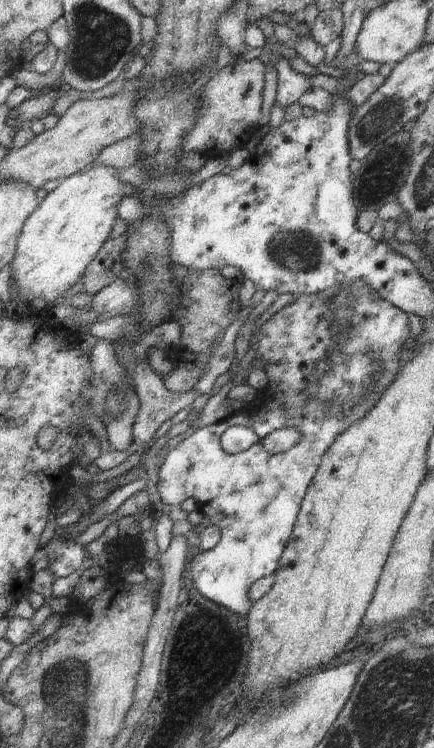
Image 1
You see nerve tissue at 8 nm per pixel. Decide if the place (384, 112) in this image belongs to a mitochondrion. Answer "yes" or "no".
yes

